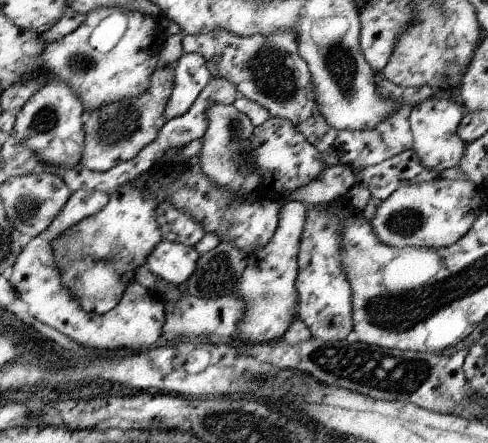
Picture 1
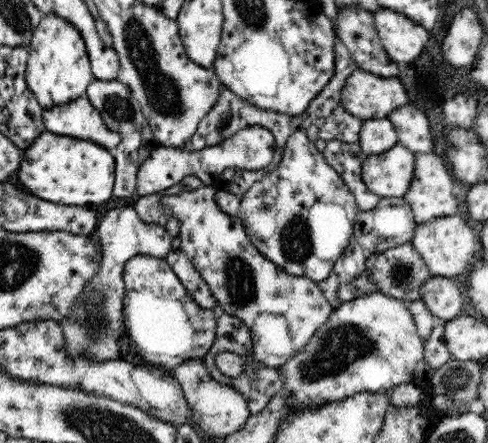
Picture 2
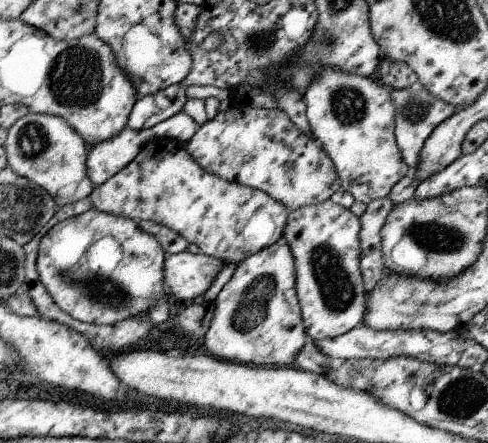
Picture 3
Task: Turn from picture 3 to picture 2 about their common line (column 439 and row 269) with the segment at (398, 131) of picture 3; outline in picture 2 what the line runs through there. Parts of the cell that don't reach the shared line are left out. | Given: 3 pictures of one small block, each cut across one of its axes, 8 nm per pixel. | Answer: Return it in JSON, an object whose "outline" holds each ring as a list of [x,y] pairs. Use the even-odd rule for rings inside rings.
{"outline":[[[114,208],[102,216],[94,230],[94,238],[102,252],[100,272],[86,284],[82,296],[76,300],[70,312],[70,318],[62,320],[60,328],[66,338],[68,352],[72,352],[74,356],[86,354],[96,362],[122,360],[128,352],[128,346],[132,346],[128,330],[124,326],[124,262],[134,256],[166,258],[172,248],[174,236],[170,236],[168,230],[160,224],[144,222],[138,216],[136,208]]]}

